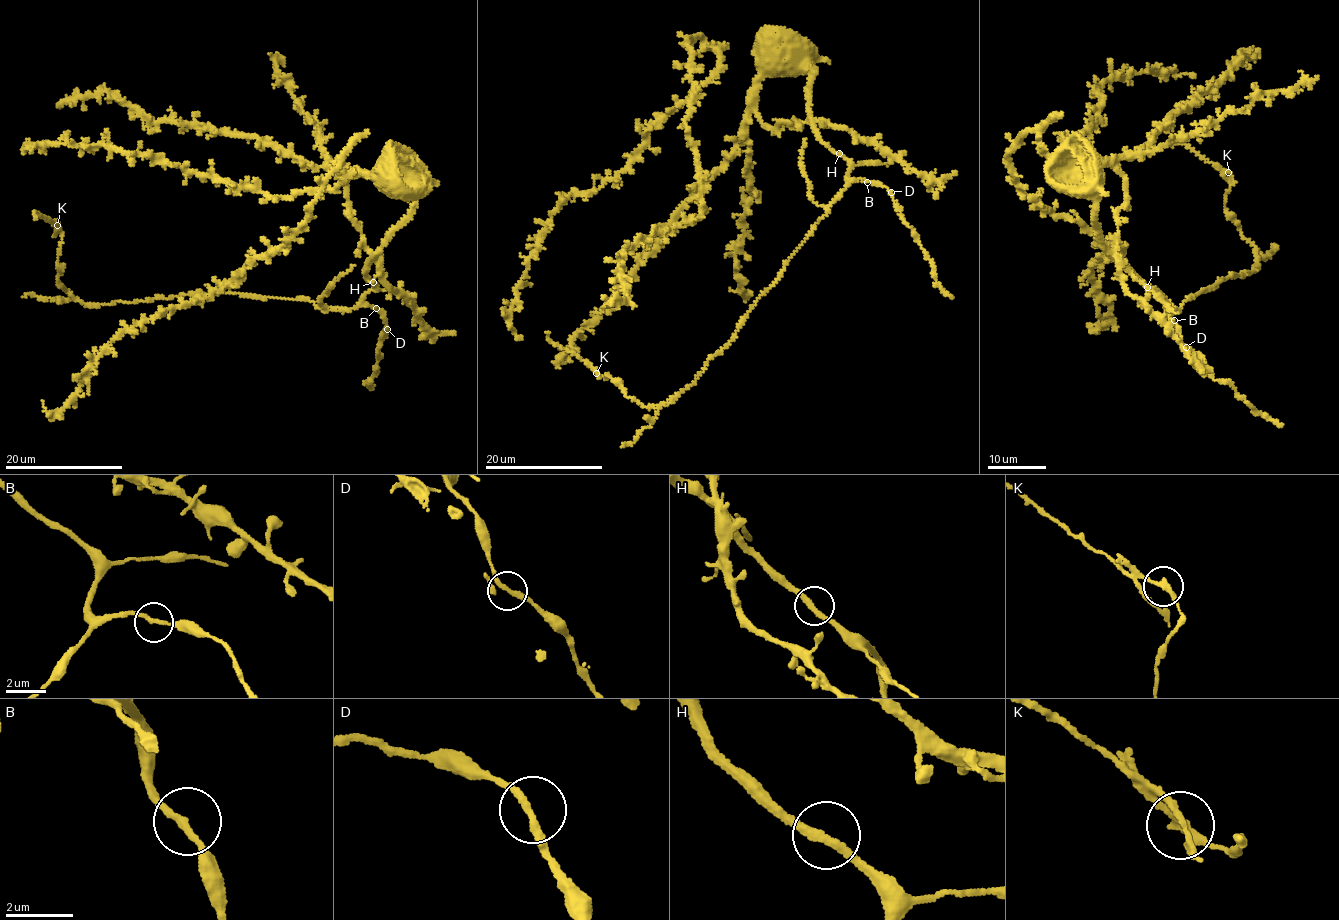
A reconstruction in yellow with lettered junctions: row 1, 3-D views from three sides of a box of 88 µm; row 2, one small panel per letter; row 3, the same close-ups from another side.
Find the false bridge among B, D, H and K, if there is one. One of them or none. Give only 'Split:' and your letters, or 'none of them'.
Split: K

